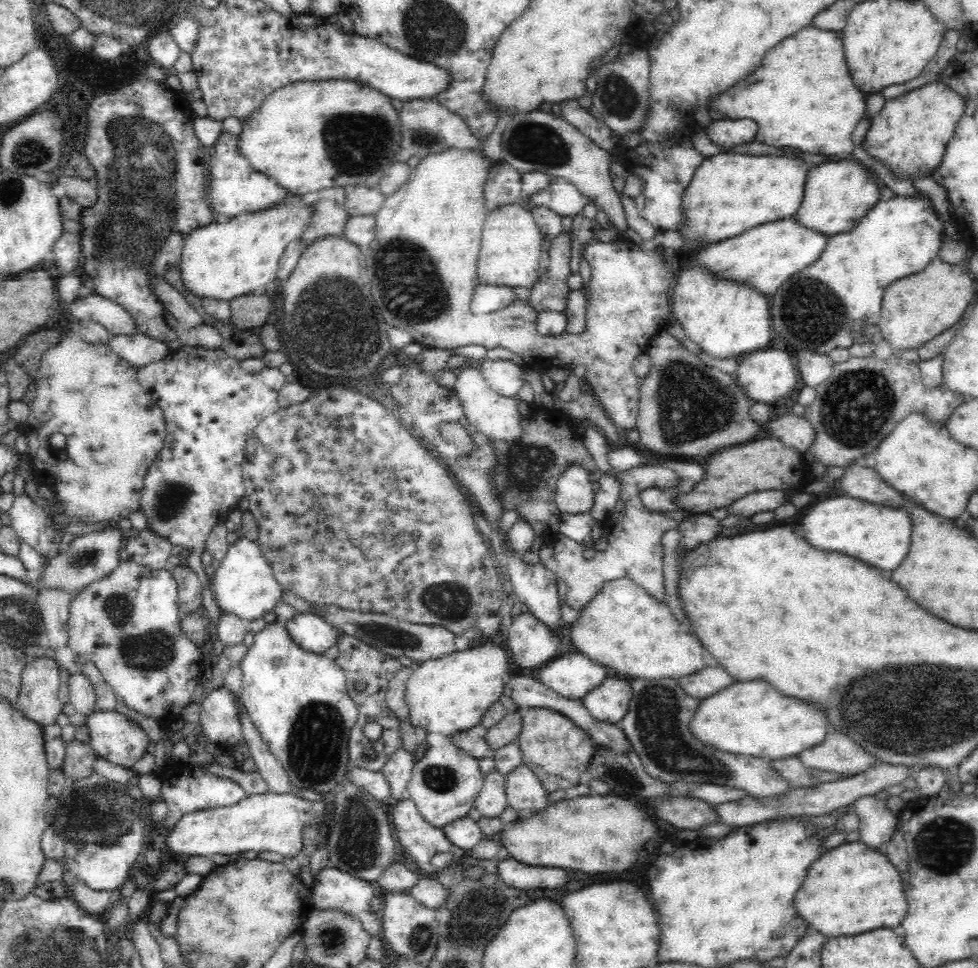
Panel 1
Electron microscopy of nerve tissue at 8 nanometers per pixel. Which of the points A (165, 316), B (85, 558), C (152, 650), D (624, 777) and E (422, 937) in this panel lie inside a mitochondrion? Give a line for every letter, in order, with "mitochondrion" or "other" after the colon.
A: other
B: mitochondrion
C: mitochondrion
D: mitochondrion
E: mitochondrion

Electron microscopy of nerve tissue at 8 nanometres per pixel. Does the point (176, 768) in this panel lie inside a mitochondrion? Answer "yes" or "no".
no

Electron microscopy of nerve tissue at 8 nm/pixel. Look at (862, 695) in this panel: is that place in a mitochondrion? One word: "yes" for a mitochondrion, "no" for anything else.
yes

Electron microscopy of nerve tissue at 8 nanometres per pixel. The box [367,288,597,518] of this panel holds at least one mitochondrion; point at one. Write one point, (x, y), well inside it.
(523, 467)

